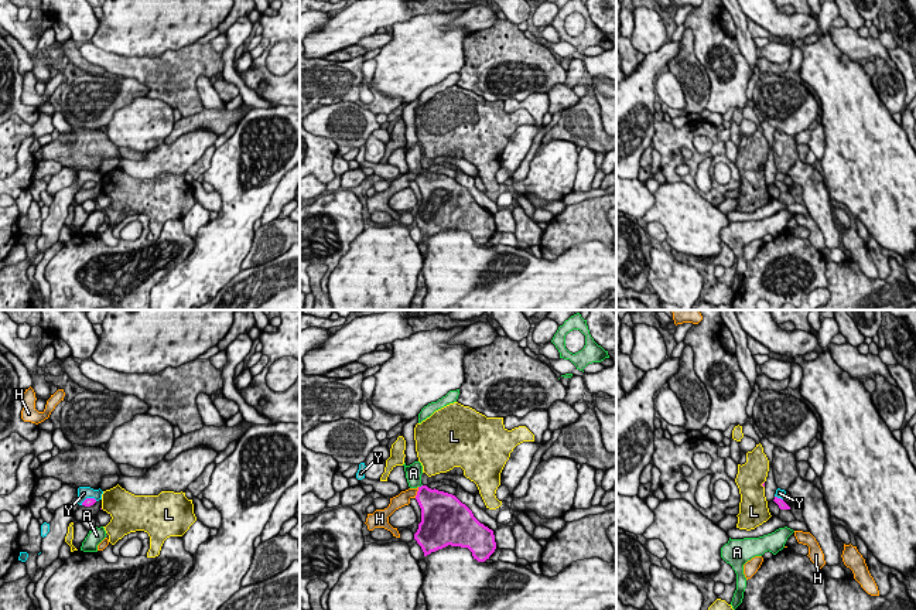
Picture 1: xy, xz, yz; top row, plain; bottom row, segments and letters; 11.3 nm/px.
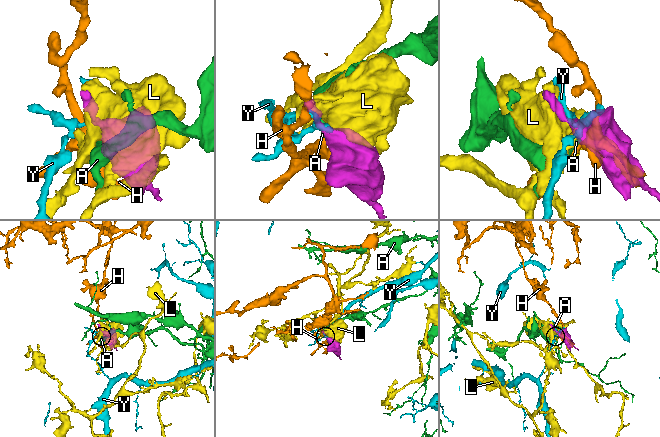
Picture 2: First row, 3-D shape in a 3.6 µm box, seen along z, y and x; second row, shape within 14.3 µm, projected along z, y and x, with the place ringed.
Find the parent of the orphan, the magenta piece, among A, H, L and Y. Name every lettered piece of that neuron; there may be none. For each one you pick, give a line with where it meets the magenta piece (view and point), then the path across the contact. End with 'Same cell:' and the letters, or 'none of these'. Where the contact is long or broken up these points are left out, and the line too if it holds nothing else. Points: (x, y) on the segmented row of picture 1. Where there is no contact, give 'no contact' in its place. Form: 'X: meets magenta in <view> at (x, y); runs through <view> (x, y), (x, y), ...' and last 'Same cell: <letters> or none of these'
A: meets magenta in xz at (421, 486); runs through xz (433, 503), (424, 494), (421, 486), (413, 473)
Same cell: A

